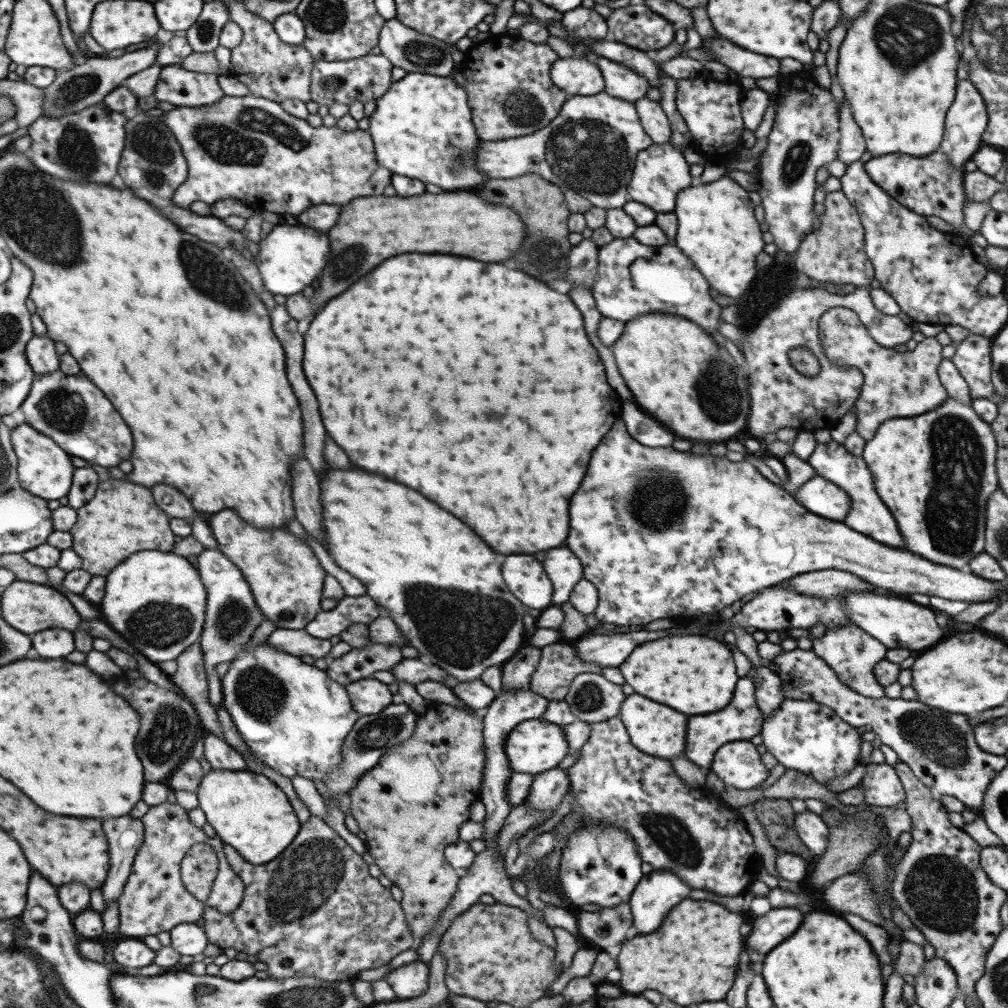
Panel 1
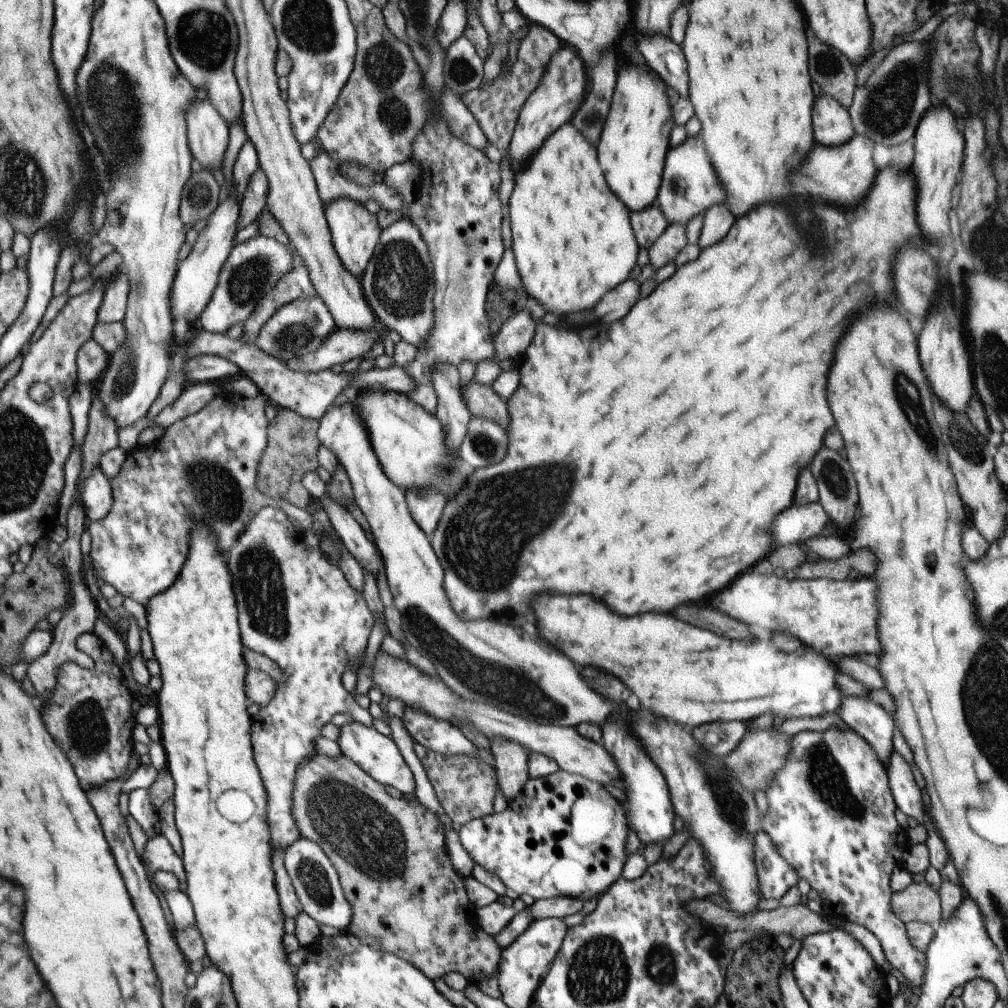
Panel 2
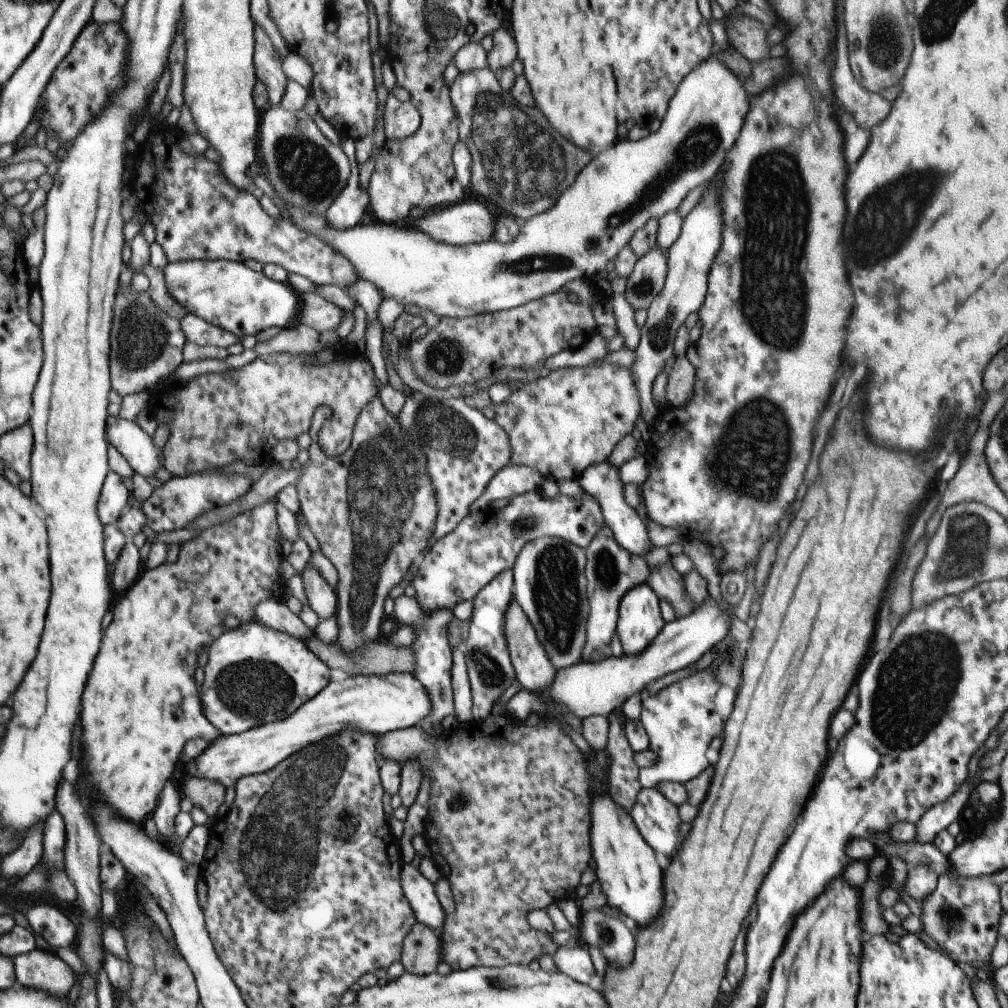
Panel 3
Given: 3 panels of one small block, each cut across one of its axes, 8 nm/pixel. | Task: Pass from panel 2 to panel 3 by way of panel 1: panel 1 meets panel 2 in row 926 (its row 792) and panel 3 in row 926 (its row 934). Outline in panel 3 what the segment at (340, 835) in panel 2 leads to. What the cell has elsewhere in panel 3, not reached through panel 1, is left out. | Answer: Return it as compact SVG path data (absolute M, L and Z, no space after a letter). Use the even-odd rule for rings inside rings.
M415 922L402 942L399 961L404 971L415 976L435 973L440 956L440 937L437 930Z

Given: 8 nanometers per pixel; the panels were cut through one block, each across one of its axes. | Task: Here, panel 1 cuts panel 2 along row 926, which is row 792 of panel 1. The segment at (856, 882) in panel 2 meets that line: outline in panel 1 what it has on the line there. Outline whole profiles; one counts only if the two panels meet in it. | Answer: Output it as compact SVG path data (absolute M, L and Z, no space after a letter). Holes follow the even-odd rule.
M878 758L866 764L865 776L860 780L857 786L862 785L864 789L864 802L877 806L896 806L901 804L905 798L904 788L891 765L885 764Z

